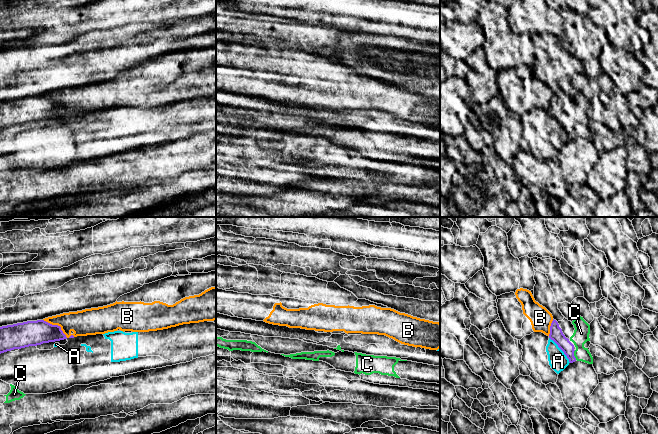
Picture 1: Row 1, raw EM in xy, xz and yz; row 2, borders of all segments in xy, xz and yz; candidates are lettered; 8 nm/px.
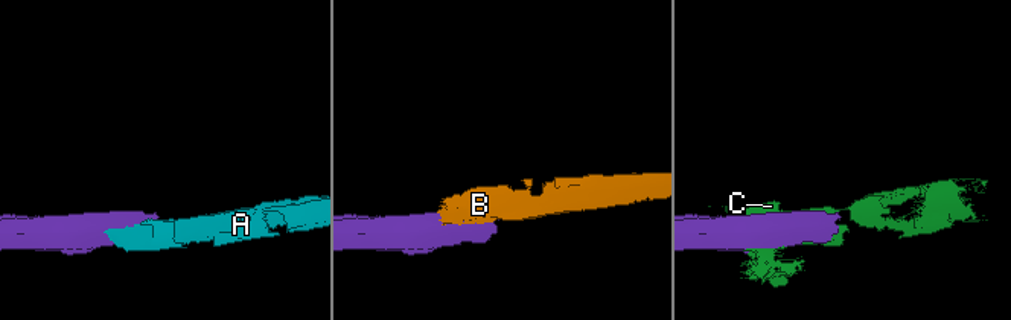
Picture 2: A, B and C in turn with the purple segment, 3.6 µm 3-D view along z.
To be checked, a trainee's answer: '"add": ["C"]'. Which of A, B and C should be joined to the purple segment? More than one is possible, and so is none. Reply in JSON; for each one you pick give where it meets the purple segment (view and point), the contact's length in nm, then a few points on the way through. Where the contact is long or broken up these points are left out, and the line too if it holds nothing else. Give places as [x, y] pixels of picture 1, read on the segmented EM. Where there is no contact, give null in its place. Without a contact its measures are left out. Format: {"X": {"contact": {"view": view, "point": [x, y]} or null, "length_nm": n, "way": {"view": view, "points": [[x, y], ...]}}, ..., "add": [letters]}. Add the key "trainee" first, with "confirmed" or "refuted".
{"trainee": "confirmed", "C": {"contact": {"view": "yz", "point": [573, 355]}, "length_nm": 80}, "add": ["C"]}

